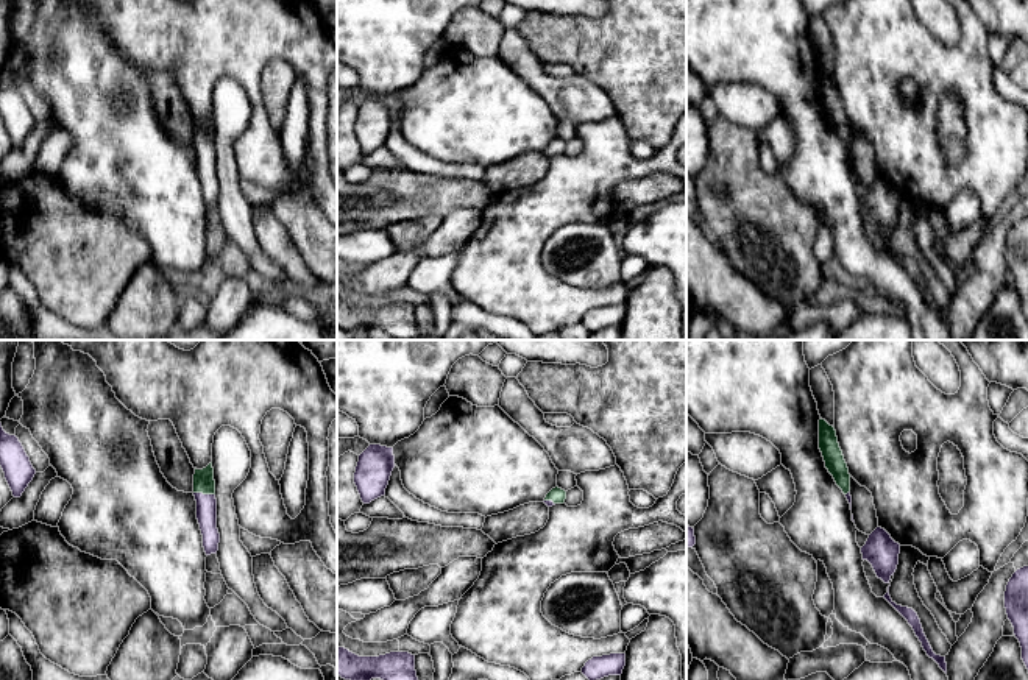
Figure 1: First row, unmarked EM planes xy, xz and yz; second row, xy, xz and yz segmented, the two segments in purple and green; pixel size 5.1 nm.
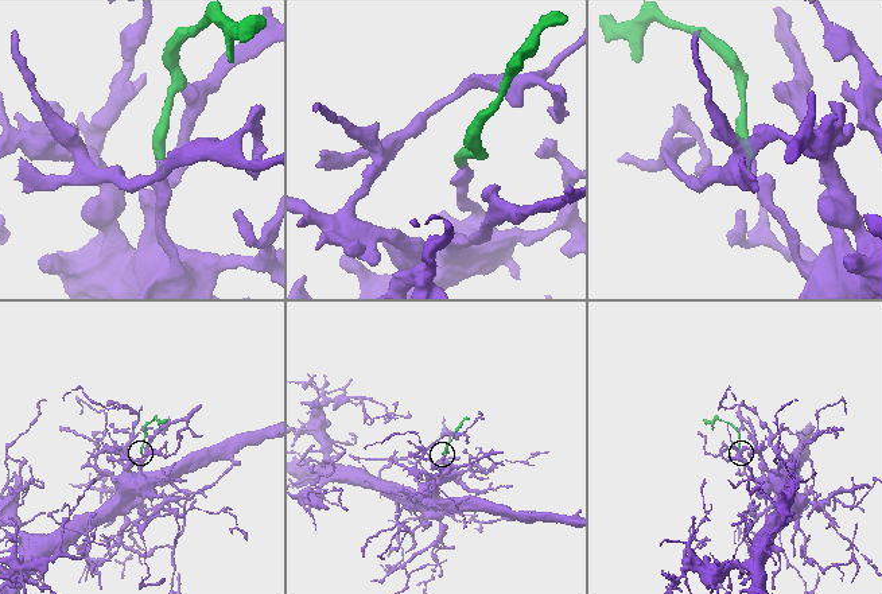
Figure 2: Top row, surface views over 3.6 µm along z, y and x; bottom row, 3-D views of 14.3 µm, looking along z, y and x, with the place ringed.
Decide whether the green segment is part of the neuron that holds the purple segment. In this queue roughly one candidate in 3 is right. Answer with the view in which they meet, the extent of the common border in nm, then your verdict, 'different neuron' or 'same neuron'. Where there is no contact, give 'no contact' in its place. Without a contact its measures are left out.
xy | 110 nm | same neuron

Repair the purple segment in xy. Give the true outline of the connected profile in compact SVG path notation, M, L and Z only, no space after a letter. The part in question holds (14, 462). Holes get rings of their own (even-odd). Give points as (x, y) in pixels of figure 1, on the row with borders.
M0 423L0 466L14 498L20 498L33 480L36 469L16 435L3 430Z

